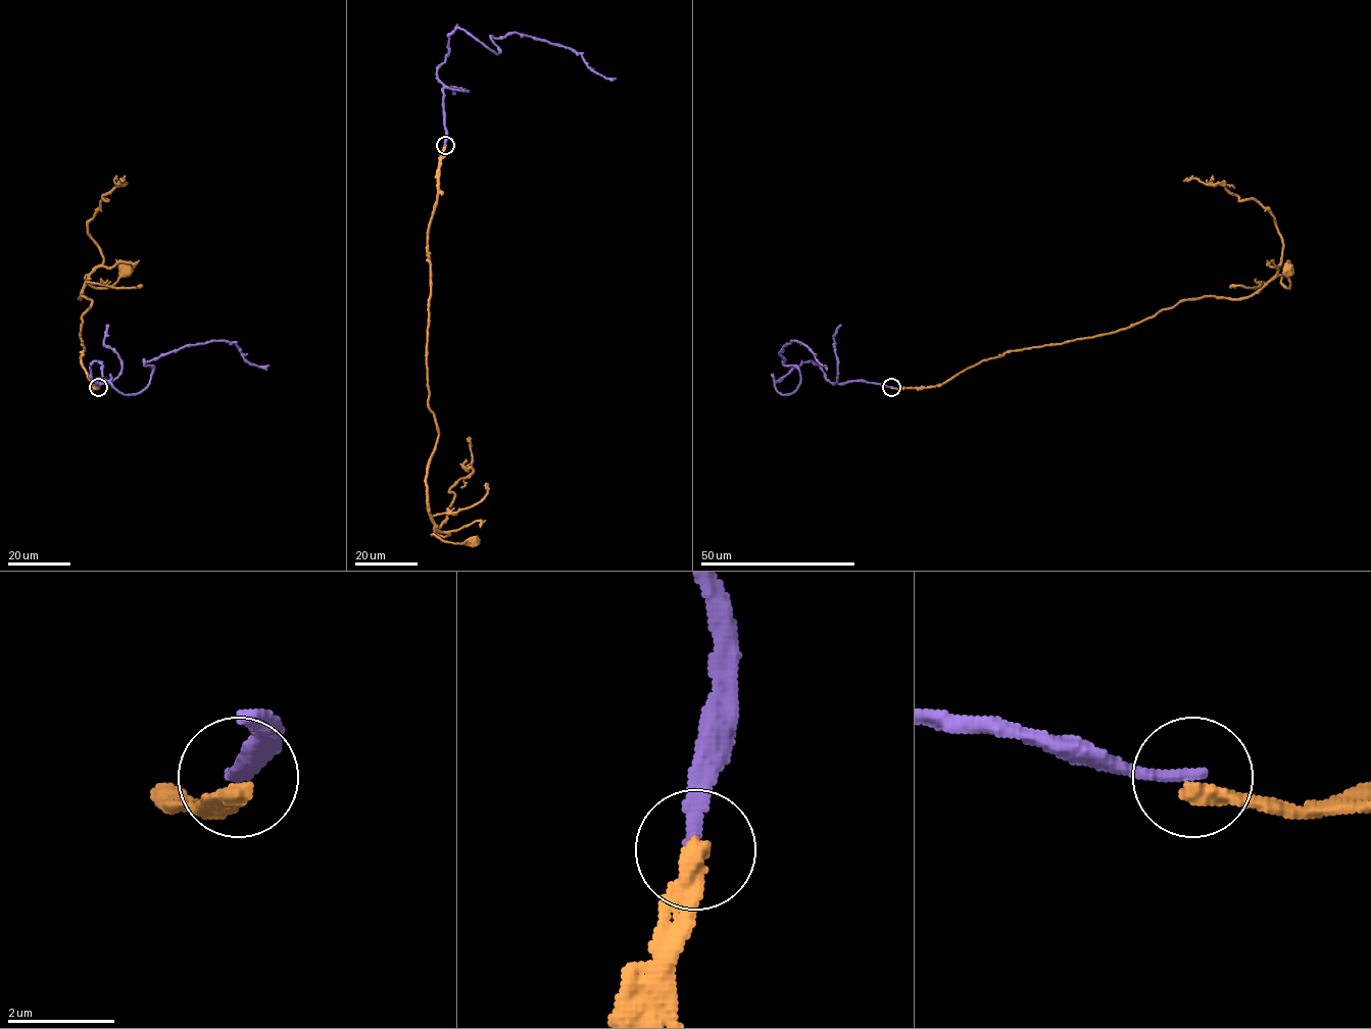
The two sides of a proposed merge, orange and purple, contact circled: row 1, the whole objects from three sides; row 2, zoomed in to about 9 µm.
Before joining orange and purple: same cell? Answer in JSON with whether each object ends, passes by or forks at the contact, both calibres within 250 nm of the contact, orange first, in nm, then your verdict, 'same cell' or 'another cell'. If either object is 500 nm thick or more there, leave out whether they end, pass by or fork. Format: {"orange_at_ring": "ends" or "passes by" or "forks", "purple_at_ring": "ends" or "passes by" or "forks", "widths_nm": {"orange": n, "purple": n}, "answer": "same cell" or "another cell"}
{"orange_at_ring": "ends", "purple_at_ring": "ends", "widths_nm": {"orange": 380, "purple": 240}, "answer": "another cell"}

